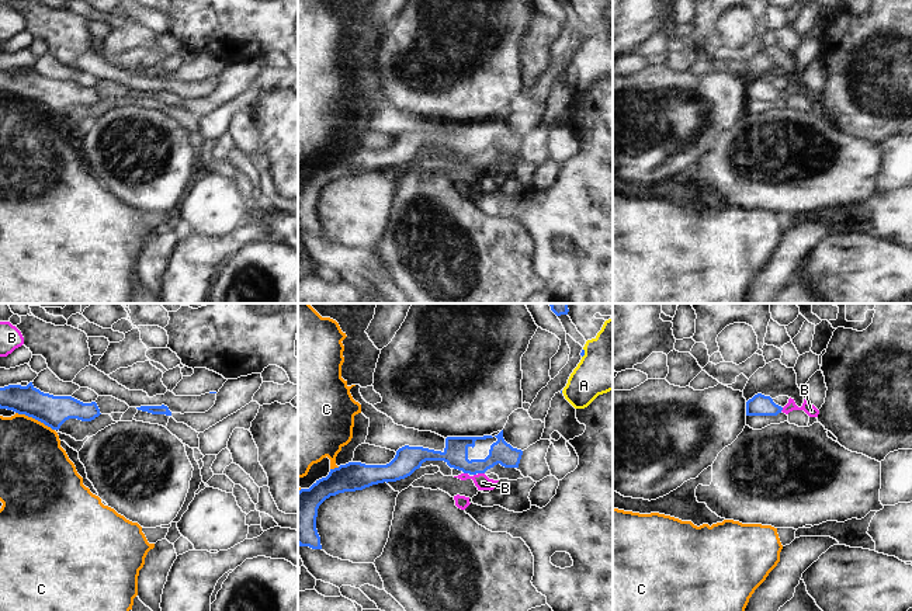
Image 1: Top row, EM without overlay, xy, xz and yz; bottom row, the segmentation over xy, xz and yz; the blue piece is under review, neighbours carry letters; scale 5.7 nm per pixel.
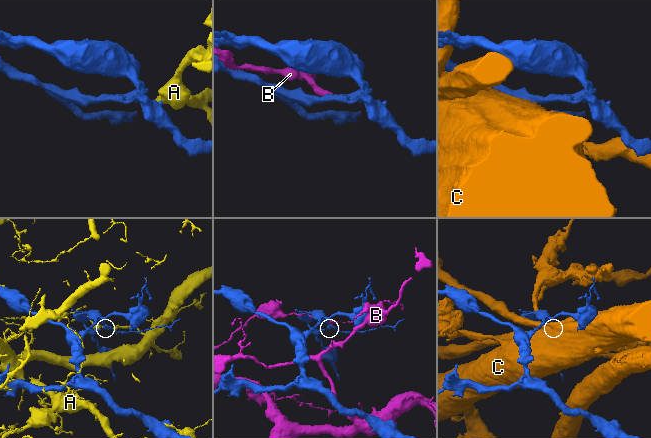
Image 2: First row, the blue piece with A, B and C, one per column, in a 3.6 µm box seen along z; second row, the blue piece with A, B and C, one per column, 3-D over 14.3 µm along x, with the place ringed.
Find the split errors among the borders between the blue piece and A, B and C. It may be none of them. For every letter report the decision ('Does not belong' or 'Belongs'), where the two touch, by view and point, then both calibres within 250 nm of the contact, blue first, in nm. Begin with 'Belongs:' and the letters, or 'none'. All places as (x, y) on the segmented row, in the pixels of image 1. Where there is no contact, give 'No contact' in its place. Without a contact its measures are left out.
Belongs: none
A: Does not belong. Touches blue at xz (583, 353). Thickness 20 nm (blue) against 320 nm
B: Does not belong. Touches blue at xz (481, 472). Thickness 140 nm (blue) against 90 nm
C: Does not belong. Touches blue at xy (35, 419). Thickness 180 nm (blue) against 380 nm.

